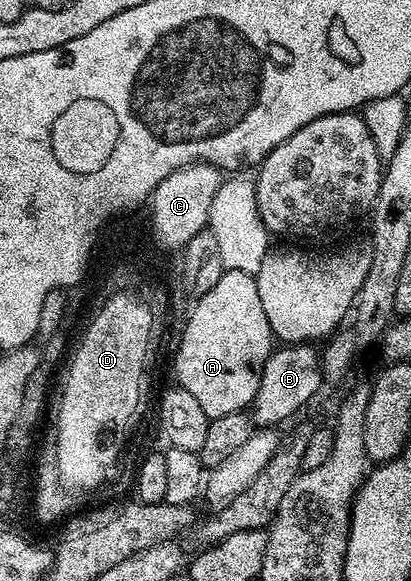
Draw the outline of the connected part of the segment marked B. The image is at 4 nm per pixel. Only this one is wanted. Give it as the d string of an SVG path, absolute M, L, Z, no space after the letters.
M286 344L271 353L269 360L262 365L262 383L258 385L258 394L252 403L255 427L277 427L277 422L288 421L301 406L313 400L314 393L324 386L318 367L319 357L319 351L310 344Z

